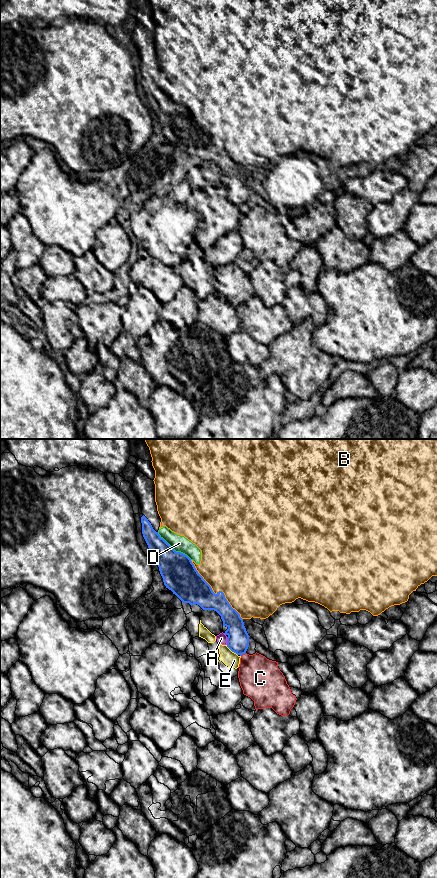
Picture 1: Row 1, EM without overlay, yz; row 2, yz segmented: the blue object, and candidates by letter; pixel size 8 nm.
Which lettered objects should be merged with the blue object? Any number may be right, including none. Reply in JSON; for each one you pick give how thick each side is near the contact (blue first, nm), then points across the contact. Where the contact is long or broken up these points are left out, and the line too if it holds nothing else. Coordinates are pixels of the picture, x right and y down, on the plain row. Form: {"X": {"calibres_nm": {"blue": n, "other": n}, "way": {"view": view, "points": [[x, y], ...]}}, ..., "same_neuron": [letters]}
{"same_neuron": []}

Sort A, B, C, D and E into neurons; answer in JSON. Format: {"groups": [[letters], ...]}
{"groups": [["A", "E"], ["B", "D"], ["C"]]}

